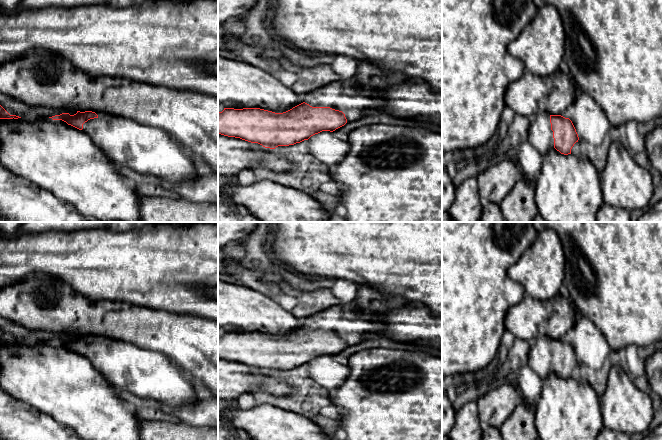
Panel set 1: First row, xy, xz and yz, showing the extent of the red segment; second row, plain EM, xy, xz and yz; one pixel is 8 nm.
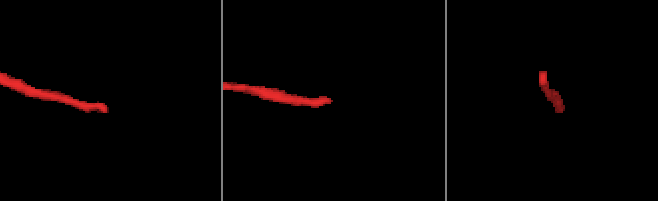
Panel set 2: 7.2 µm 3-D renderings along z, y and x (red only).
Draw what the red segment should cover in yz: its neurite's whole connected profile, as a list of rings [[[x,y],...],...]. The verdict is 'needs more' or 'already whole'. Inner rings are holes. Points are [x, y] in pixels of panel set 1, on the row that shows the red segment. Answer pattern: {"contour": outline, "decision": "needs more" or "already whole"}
{"contour": [[[540,112],[530,119],[527,141],[542,155],[553,148],[561,154],[571,154],[579,137],[569,118]]], "decision": "needs more"}

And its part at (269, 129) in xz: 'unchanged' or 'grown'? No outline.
grown

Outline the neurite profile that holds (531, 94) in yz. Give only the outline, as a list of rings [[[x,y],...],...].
[[[525,69],[522,76],[507,87],[505,105],[510,107],[515,114],[530,119],[540,112],[546,112],[549,115],[561,115],[575,102],[575,91],[575,83],[570,74],[561,70],[557,70],[549,76],[540,77]]]

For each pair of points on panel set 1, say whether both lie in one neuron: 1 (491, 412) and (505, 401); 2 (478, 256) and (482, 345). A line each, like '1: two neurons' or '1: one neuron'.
1: one neuron
2: one neuron

